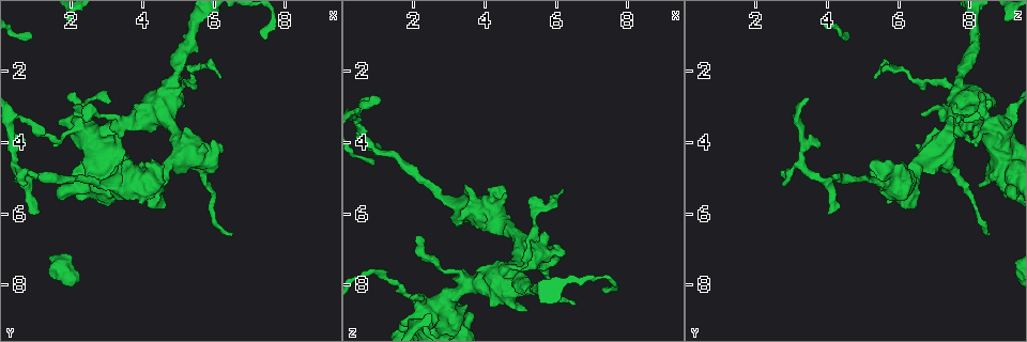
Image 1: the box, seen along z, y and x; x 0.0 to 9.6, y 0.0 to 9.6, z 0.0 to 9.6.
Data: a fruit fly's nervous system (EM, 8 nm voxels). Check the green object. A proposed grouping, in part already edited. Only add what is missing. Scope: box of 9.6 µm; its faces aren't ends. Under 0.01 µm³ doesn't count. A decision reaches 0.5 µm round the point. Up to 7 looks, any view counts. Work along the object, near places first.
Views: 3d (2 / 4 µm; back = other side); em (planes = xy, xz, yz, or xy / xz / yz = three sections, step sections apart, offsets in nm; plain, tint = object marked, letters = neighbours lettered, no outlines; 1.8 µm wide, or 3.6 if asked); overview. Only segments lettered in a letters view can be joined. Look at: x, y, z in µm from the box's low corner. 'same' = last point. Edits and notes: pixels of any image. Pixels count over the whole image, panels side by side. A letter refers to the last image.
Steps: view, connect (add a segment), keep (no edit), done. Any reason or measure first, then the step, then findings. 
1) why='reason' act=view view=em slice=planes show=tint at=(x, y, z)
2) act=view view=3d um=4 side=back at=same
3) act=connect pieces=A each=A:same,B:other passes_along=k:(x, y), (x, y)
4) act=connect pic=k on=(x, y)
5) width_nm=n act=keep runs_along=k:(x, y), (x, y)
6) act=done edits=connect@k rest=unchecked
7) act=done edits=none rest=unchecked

why='thin end' act=view view=3d um=2 at=(2.10, 3.30, 6.60)

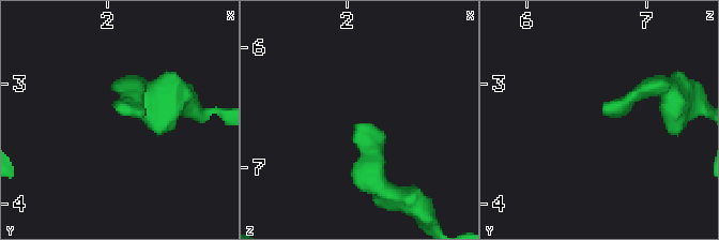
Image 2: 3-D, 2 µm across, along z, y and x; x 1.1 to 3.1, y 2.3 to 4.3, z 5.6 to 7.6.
why='now the EM' act=view view=em slice=planes show=tint at=(2.08, 3.24, 6.64)

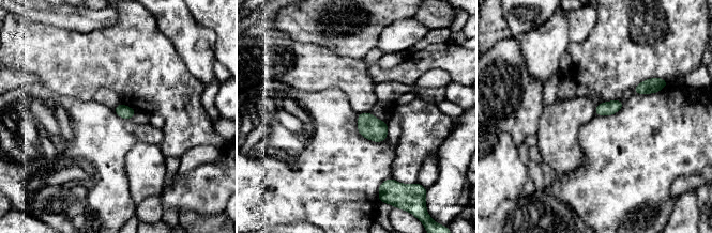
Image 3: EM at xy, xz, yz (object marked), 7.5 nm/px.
why='see the neighbours' act=view view=em slice=planes show=letters at=same

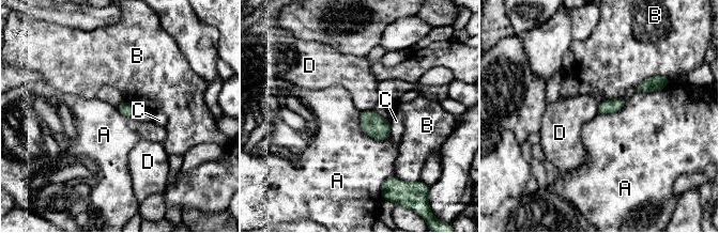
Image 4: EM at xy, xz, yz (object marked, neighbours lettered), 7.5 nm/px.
act=keep each=A:other,B:other,C:other,D:other found='none of them fits'

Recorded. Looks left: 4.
act=view view=3d um=4 at=(6.25, 2.15, 5.25)

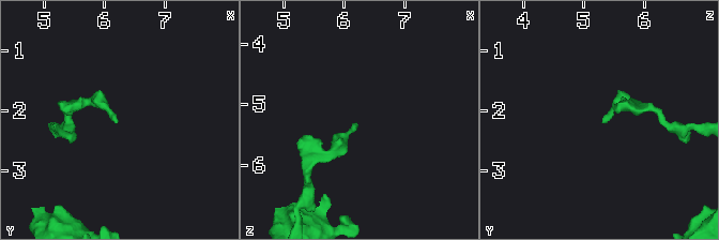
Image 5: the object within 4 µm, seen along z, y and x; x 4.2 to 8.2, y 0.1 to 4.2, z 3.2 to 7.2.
act=view view=em slice=planes show=letters at=(6.25, 2.15, 5.30)

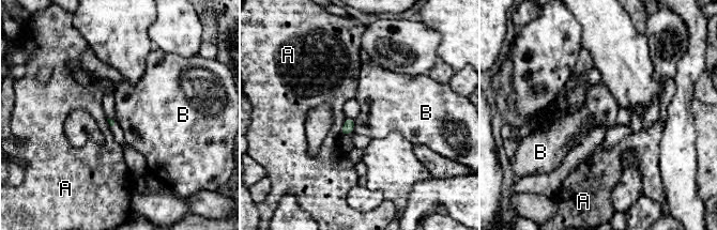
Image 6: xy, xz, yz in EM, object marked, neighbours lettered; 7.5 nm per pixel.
longest_contact=A:130nm act=keep each=A:other,B:other border=6:(354, 119), (352, 132) found='no lettered segment goes on from it'

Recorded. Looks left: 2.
why='free end' act=view view=em um=3.6 slice=planes show=letters at=(0.60, 4.00, 3.75)

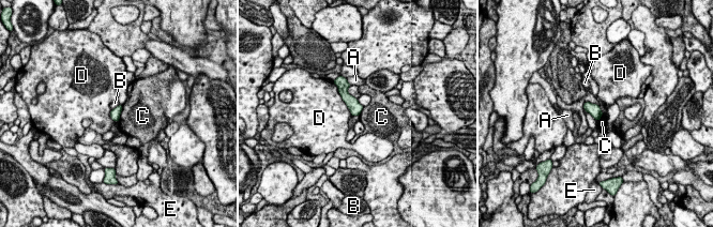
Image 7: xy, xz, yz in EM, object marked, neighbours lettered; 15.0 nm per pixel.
act=keep each=A:other,B:other,C:other,D:other,E:other border=7:(123, 106), (120, 118), (117, 121) found='none of them fits'

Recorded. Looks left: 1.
act=done edits=none rest=unchecked

